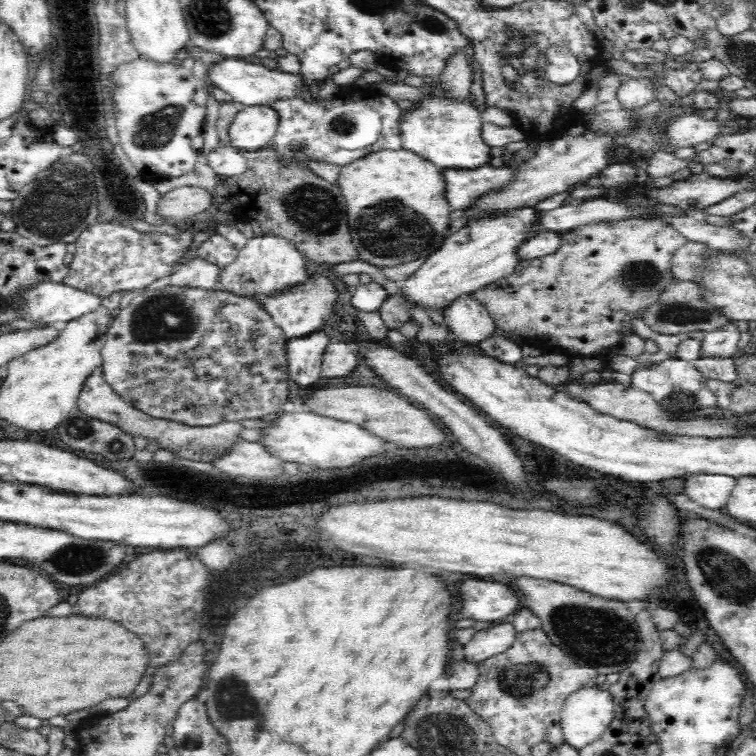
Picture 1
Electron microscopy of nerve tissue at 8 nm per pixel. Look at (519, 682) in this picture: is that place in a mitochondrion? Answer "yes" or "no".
yes

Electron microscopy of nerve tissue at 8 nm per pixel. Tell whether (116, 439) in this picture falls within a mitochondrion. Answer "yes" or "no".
yes

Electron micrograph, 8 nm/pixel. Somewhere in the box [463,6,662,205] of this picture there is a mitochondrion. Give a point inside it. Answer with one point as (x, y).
(512, 72)

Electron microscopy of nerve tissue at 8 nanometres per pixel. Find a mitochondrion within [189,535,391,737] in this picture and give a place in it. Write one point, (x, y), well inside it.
(227, 710)

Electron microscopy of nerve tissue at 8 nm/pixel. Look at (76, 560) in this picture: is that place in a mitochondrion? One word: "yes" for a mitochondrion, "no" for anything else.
yes

